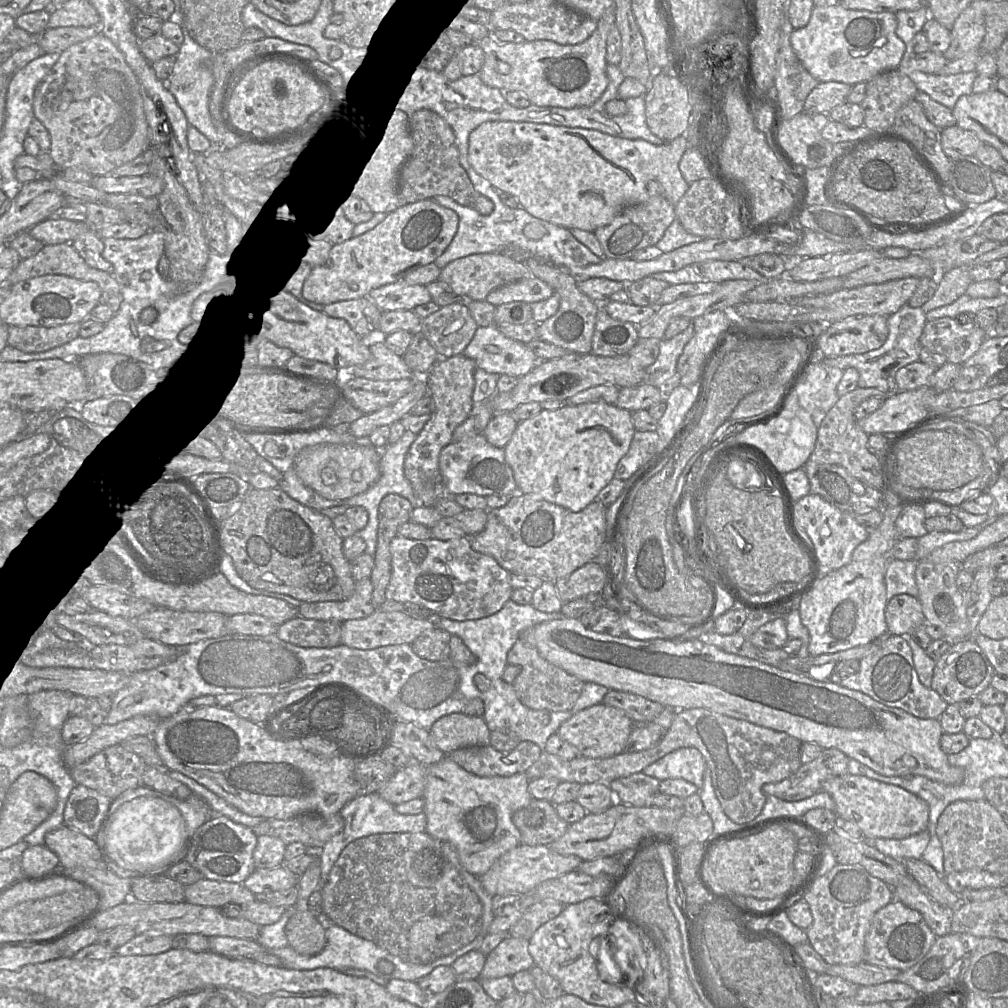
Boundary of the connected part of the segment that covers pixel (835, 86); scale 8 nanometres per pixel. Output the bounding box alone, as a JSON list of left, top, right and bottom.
[803,82,852,114]

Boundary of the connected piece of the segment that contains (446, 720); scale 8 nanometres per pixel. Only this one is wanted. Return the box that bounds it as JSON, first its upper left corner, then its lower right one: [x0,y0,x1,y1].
[429,713,491,755]

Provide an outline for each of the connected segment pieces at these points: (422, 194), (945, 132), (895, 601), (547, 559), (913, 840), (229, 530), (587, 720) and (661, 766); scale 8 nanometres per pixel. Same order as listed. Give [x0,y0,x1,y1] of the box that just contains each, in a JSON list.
[[399,109,493,215],[941,125,982,159],[885,594,925,636],[468,493,607,584],[874,829,930,861],[221,487,356,602],[557,703,635,758],[642,747,707,790]]

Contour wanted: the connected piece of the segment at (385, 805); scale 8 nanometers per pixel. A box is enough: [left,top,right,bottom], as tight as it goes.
[308,792,427,886]

